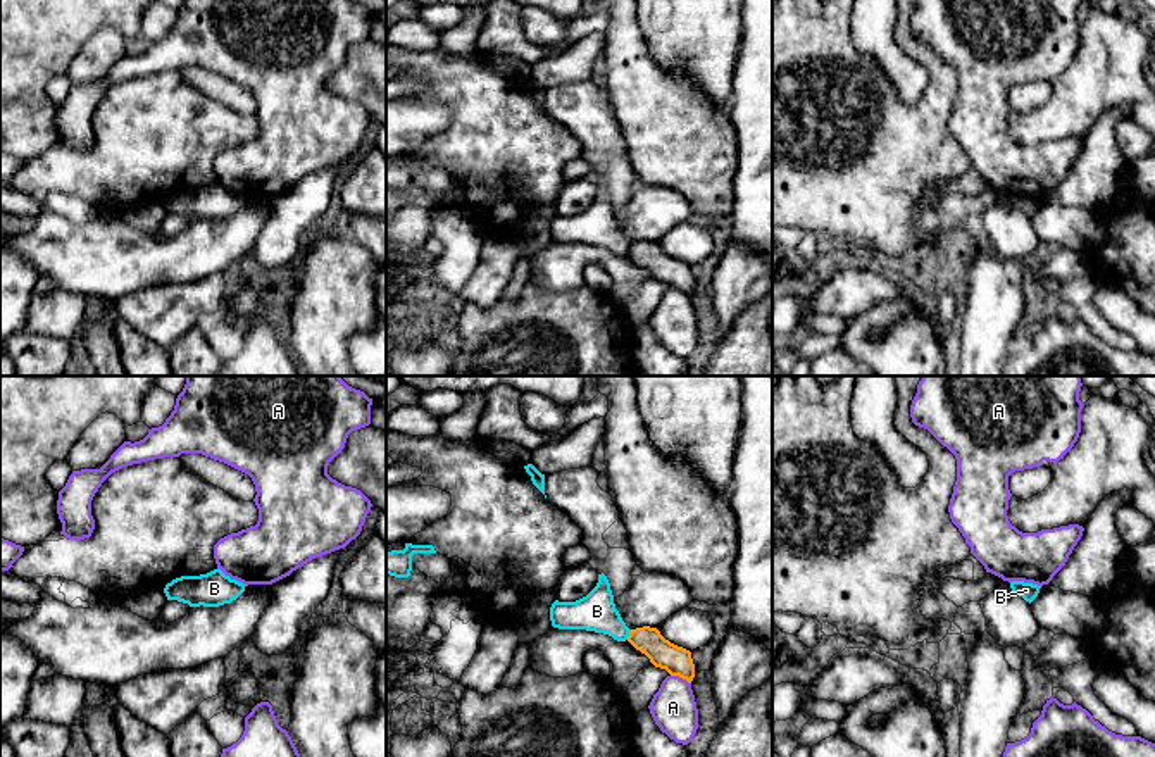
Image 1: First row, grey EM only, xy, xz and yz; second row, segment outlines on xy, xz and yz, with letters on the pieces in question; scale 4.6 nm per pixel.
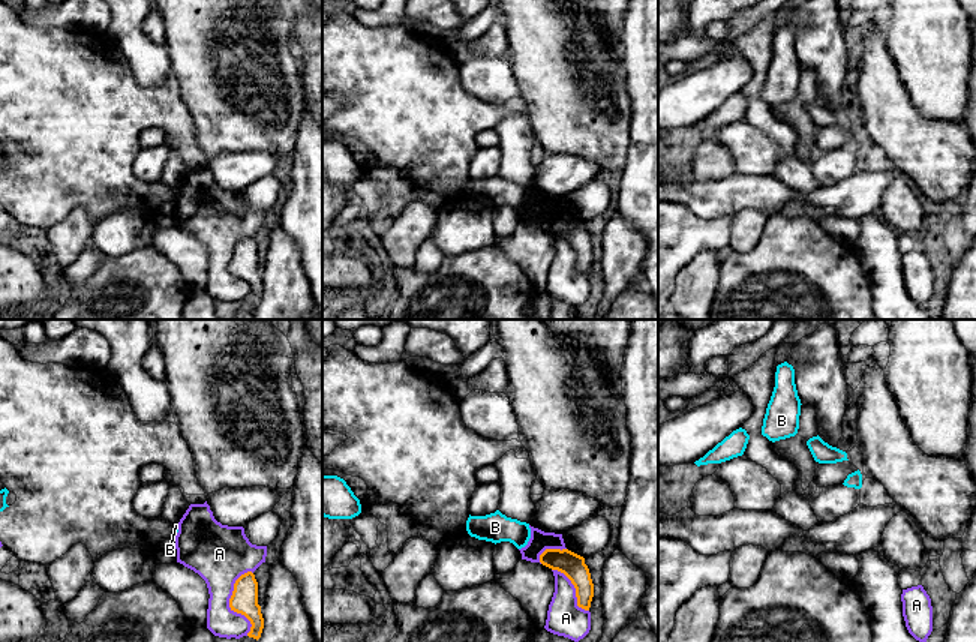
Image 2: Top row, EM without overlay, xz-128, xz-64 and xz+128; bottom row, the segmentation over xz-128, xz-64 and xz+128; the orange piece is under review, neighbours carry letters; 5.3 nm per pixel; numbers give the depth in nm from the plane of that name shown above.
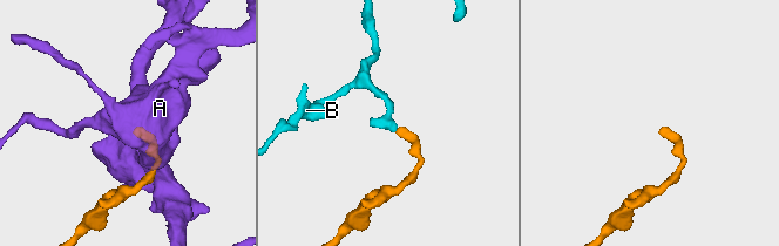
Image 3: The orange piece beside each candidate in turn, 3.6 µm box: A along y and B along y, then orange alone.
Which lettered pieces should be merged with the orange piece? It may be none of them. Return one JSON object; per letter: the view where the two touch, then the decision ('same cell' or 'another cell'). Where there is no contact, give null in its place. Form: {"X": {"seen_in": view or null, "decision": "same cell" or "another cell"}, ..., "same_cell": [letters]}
{"A": {"seen_in": "xz", "decision": "another cell"}, "B": {"seen_in": "xz", "decision": "another cell"}, "same_cell": []}

